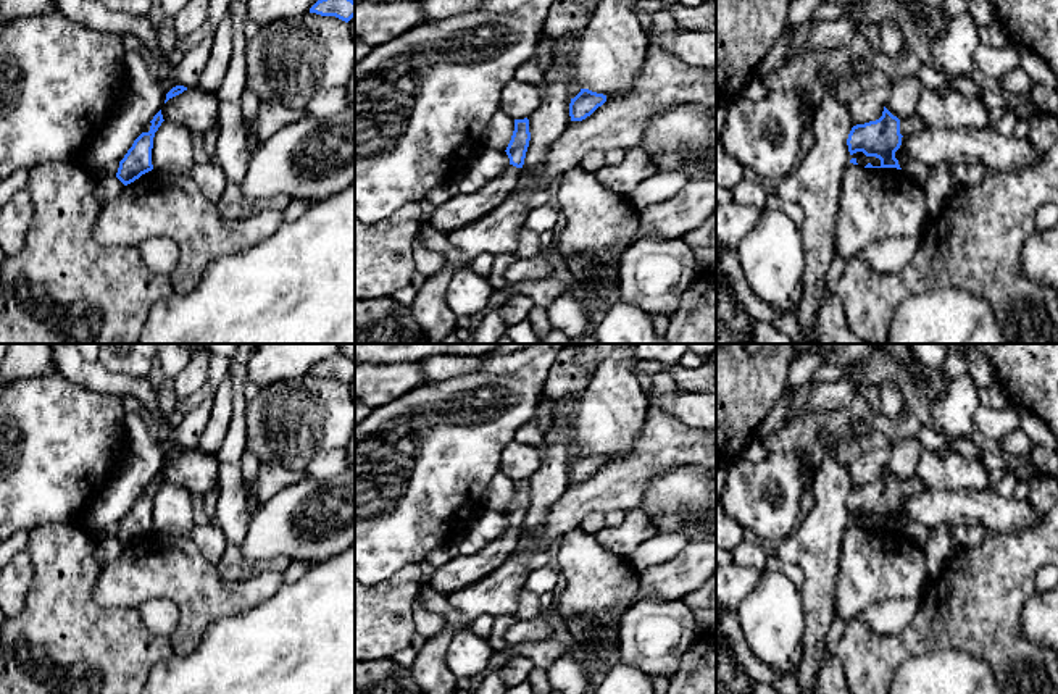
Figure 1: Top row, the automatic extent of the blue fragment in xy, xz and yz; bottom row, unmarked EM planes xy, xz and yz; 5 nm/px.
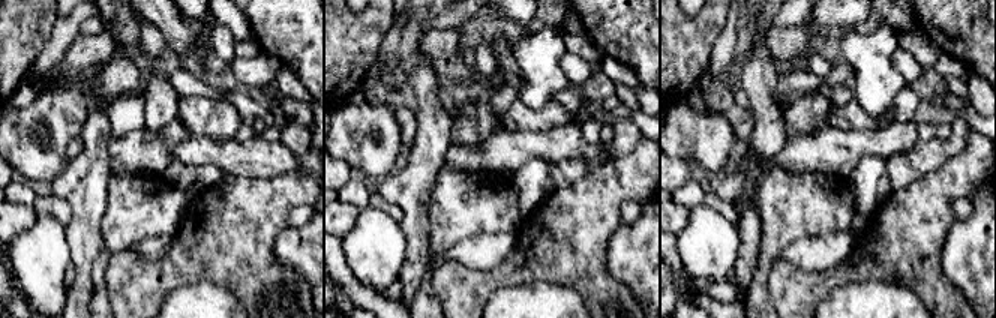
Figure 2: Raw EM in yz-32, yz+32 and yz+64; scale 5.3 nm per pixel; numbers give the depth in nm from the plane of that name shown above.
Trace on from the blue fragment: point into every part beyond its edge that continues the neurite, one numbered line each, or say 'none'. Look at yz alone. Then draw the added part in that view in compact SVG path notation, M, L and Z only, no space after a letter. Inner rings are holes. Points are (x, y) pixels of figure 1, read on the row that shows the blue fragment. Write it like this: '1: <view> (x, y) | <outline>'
1: yz (913, 125) | M911 116L908 119L900 119L900 134L902 136L919 134L924 129L926 129L926 124L916 116Z

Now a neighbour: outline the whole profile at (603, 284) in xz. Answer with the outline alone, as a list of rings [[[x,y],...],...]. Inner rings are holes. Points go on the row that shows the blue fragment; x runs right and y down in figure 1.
[[[597,268],[589,281],[566,279],[568,294],[581,300],[585,310],[590,311],[594,303],[616,297],[618,279],[619,276],[613,268]]]

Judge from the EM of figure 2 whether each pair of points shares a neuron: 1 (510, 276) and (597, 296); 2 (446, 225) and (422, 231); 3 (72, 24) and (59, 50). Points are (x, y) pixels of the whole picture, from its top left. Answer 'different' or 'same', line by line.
1: same
2: different
3: same

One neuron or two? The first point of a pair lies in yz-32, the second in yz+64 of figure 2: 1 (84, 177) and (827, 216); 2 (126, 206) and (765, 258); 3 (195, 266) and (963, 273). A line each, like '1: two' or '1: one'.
1: two
2: one
3: two

